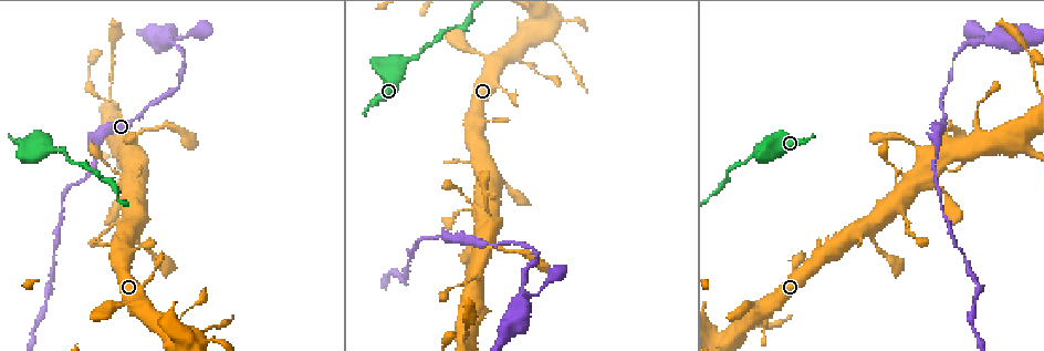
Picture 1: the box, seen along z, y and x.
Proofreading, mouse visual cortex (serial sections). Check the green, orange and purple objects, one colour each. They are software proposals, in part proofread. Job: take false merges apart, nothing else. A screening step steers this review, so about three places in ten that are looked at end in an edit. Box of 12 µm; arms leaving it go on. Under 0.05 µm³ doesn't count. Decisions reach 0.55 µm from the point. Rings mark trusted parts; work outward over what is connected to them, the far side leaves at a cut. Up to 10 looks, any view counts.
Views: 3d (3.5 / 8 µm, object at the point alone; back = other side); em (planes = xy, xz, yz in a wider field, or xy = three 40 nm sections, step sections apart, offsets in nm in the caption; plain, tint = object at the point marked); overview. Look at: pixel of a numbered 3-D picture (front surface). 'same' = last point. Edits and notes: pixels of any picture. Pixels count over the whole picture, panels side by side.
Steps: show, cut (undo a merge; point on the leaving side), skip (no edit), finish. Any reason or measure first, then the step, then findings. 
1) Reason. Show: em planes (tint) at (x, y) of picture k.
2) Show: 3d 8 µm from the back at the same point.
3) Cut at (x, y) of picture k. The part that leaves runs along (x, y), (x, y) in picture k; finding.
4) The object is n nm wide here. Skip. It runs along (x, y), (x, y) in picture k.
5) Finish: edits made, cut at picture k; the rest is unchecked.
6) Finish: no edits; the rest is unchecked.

Show: 3d 3.5 µm at (111, 169) of picture 1.

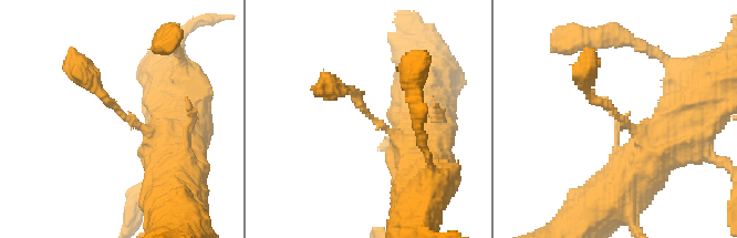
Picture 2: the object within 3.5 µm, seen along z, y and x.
Skip. It runs along (167, 152), (123, 117), (75, 60) in picture 2; one cell here.

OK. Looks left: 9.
Sudden change in width. Show: 3d 3.5 µm at (54, 150) of picture 1.

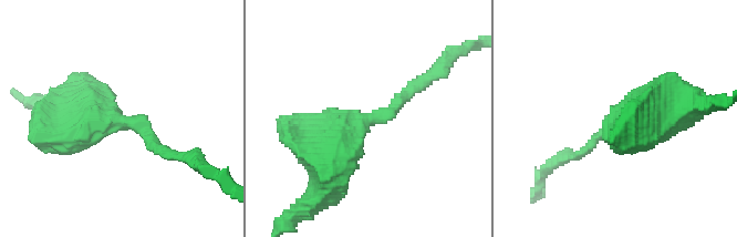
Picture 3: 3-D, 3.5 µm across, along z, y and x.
Now the EM. Show: em xy step 5 (tint) at (117, 122) of picture 3.

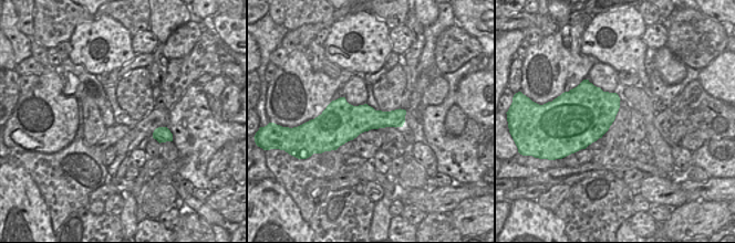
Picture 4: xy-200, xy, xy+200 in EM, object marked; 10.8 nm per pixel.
The arms are 150, 600 nm wide. Skip. It runs along (325, 168), (340, 131), (384, 116), (417, 85) in picture 3; all the same cell.

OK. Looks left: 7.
Small branch off a trunk. Show: 3d 3.5 µm at (166, 39) of picture 1.

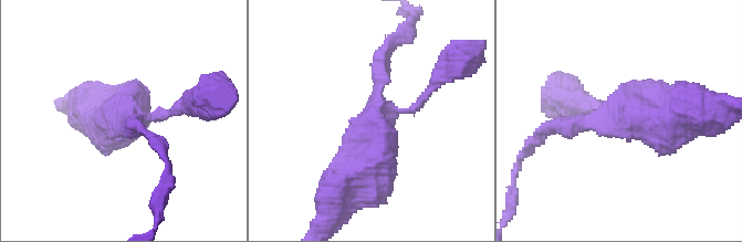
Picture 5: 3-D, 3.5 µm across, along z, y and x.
3 arms meet here; the arms are 150, 200, 600 nm wide; shape alone is not enough. Show: em xy step 2 (plain) at (377, 111) of picture 5.

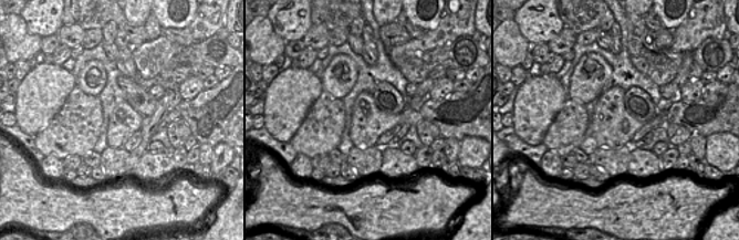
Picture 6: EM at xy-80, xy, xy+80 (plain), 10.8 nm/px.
With the object marked. Show: em xy step 2 (tint) at the same point.

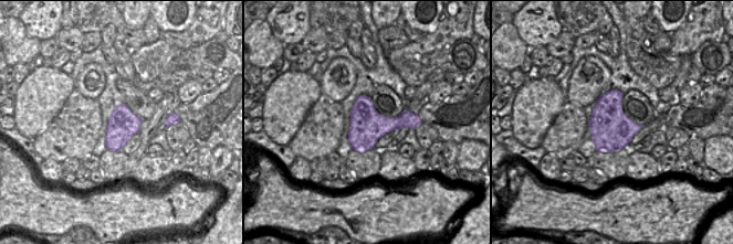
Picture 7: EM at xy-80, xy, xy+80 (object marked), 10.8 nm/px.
Skip. It runs along (394, 44), (353, 178) in picture 5; all the same cell.

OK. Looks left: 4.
Calibre changes. Show: 3d 3.5 µm at (758, 322) of picture 1.

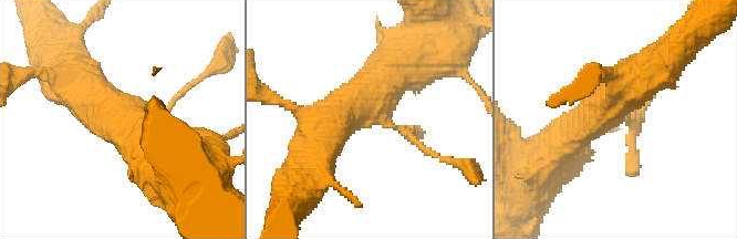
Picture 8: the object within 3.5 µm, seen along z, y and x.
3 arms meet here; the arms are 150, 600, 600 nm wide; need the tissue. Show: em xy step 1 (tint) at (376, 113) of picture 8.

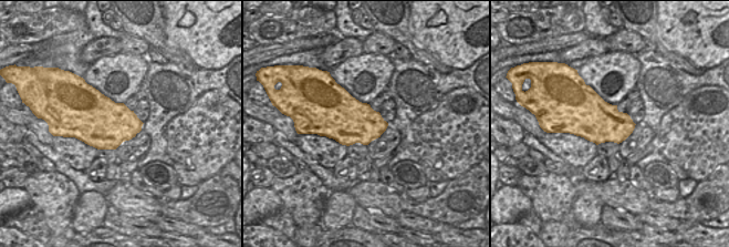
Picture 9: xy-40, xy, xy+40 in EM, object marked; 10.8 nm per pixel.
Skip. All the same cell.

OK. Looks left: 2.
Finish: no edits; the rest is unchecked.

